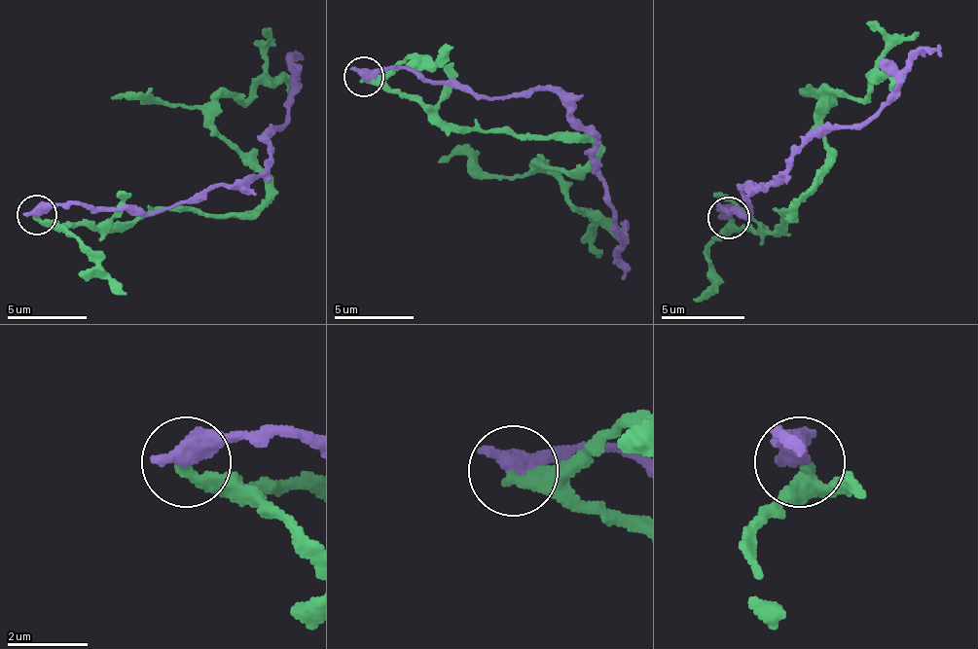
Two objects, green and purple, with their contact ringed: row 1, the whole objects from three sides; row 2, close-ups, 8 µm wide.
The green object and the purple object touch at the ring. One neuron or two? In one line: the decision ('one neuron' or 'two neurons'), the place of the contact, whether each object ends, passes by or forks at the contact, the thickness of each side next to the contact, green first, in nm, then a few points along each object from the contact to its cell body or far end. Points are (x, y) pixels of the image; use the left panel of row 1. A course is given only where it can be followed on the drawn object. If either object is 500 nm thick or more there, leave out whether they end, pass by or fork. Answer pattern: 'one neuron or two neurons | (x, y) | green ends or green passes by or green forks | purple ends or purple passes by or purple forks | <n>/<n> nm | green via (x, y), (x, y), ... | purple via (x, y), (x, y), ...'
two neurons | (37, 215) | 360/550 nm | green via (38, 216), (248, 216), (265, 176), (213, 125), (217, 100), (244, 100), (272, 37) | purple via (38, 216), (61, 203), (157, 212), (248, 184), (288, 117), (296, 60)

